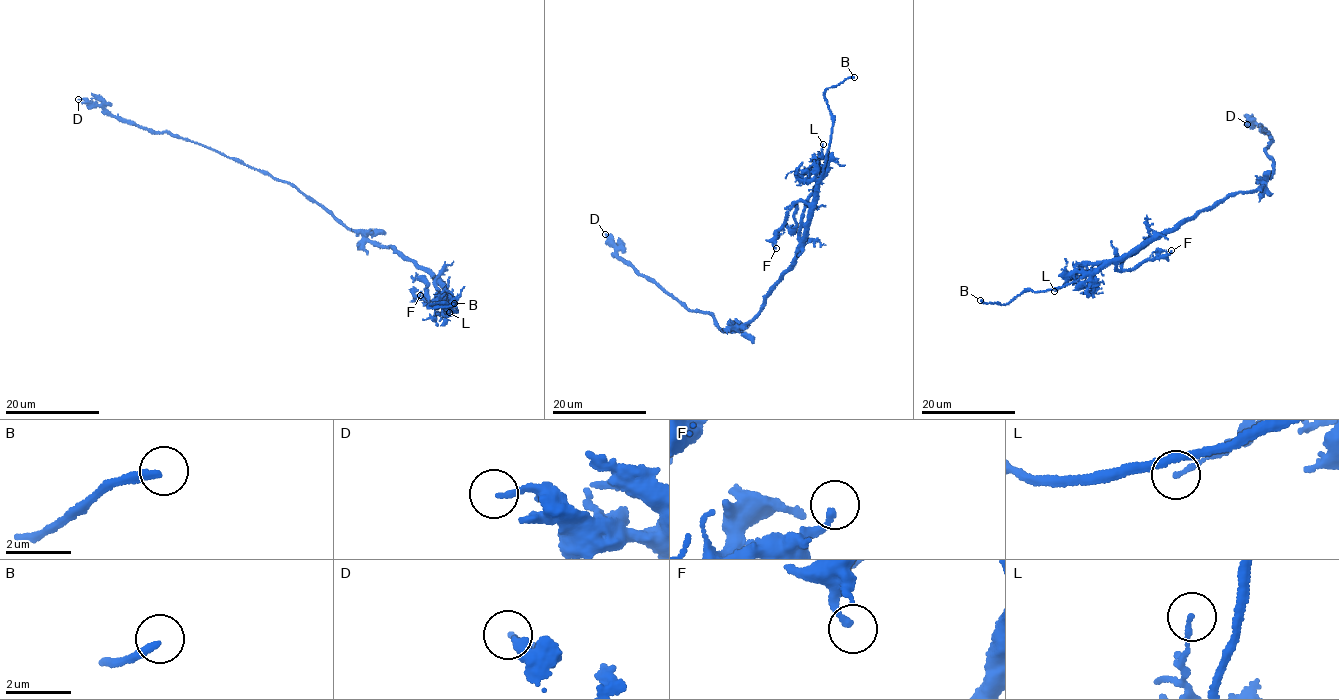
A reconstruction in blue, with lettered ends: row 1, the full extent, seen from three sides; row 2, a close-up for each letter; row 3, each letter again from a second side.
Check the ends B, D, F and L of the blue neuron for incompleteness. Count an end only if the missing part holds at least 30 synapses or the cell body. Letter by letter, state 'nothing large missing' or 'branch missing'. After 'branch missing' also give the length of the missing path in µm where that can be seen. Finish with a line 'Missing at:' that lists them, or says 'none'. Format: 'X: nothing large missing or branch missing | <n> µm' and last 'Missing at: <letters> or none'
B: branch missing | 35 µm
D: nothing large missing
F: nothing large missing
L: nothing large missing
Missing at: B

